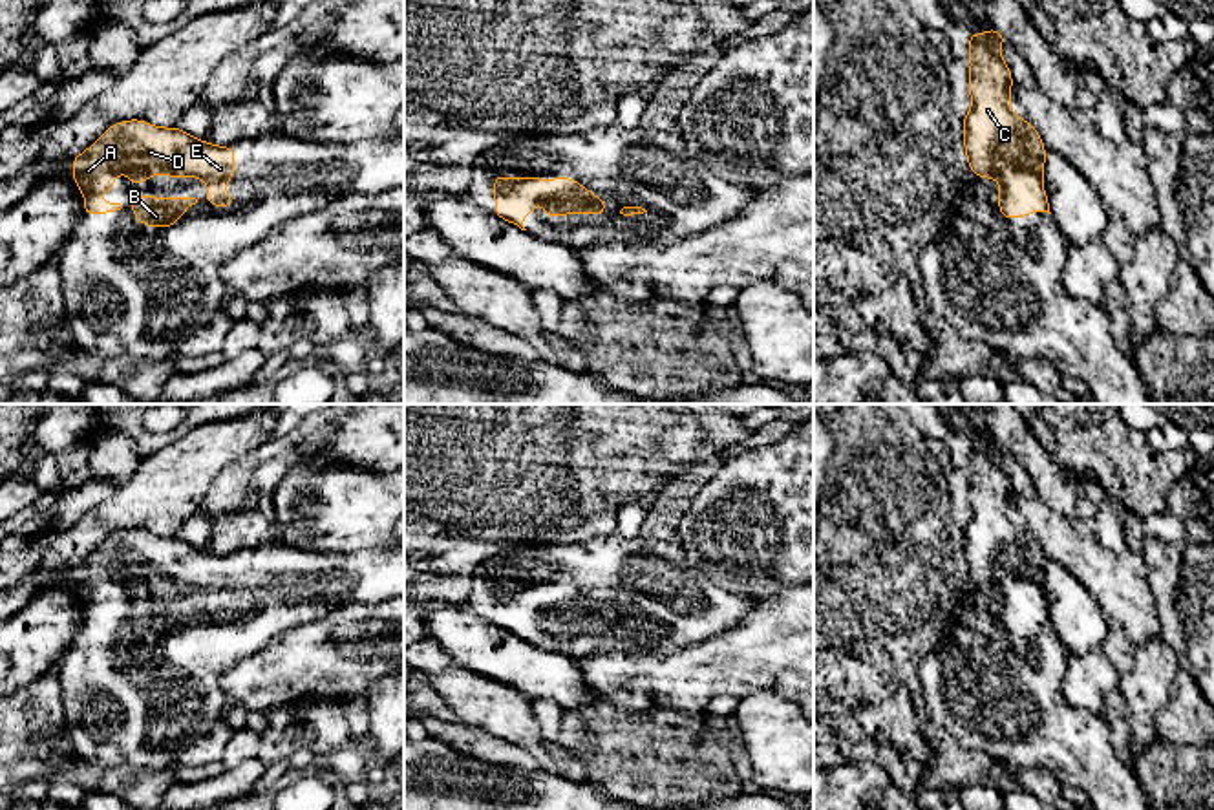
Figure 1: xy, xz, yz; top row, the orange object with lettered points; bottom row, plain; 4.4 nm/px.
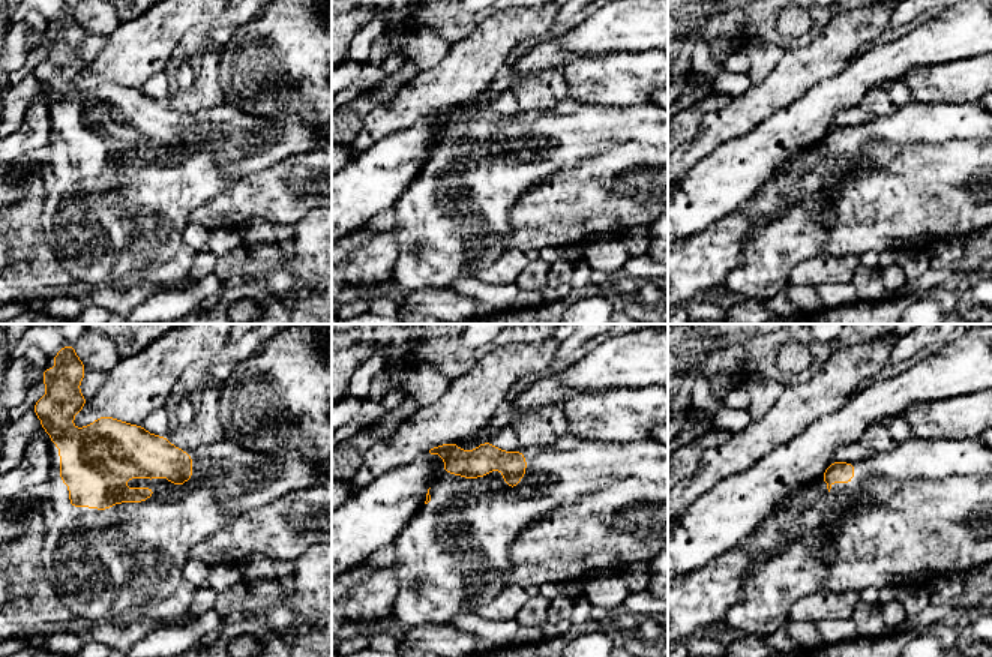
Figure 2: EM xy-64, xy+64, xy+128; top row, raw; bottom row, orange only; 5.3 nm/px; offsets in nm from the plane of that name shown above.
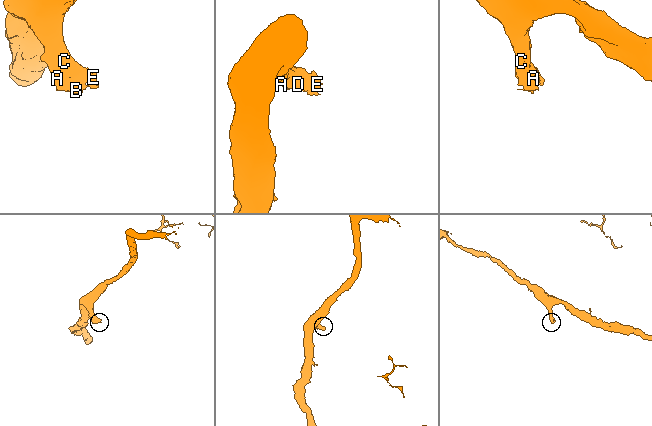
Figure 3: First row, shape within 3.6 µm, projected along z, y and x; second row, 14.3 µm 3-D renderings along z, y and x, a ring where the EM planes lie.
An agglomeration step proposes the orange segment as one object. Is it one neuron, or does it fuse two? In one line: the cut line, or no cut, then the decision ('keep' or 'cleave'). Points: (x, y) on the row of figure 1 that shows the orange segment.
cut none; keep

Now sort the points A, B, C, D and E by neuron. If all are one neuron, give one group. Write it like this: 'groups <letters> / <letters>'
groups A B C D E

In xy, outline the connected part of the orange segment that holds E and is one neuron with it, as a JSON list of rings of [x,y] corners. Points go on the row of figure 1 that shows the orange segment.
[[[139,119],[117,123],[110,126],[84,154],[73,157],[71,165],[73,181],[80,187],[84,196],[84,216],[112,214],[122,208],[121,203],[93,203],[91,197],[95,194],[110,196],[113,177],[124,170],[130,174],[130,183],[133,187],[150,176],[159,176],[163,170],[170,179],[179,176],[197,176],[210,187],[205,199],[212,207],[232,207],[236,203],[234,197],[221,190],[221,187],[229,185],[234,176],[234,144],[219,148],[212,143],[197,141],[179,128],[152,126]]]

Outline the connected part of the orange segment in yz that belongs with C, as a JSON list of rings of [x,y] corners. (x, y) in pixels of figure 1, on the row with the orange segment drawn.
[[[998,29],[982,35],[967,35],[971,55],[971,112],[964,117],[964,144],[969,170],[976,177],[996,177],[1000,181],[1000,218],[1024,218],[1031,212],[1049,212],[1044,190],[1044,155],[1046,148],[1035,126],[1018,119],[1011,110],[1009,90],[1013,77],[1007,64],[998,55],[998,46],[1007,44]]]

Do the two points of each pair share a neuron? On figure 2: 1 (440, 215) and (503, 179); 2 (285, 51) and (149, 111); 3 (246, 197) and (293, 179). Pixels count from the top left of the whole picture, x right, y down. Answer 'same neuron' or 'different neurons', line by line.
1: same neuron
2: different neurons
3: same neuron

